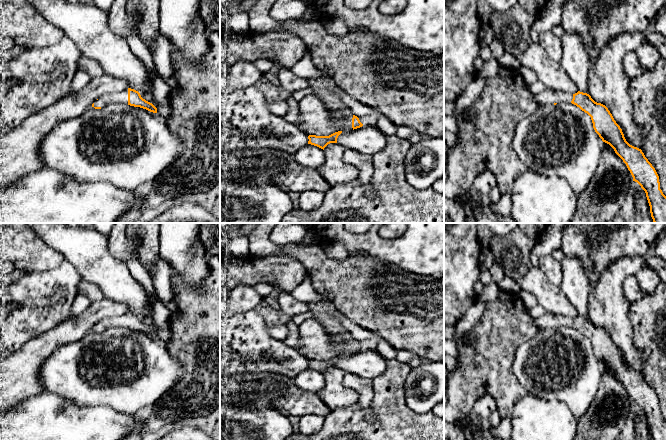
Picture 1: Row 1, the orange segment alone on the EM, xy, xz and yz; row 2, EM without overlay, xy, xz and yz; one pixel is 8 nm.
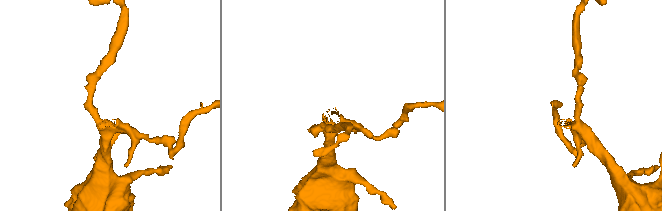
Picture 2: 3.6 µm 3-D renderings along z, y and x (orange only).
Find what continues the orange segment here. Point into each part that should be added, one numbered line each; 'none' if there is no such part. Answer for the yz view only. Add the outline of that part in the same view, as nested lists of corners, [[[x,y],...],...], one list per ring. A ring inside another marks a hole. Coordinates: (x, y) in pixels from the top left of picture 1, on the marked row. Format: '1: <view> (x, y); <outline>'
1: yz (549, 96); [[[546,88],[543,92],[533,95],[533,99],[539,104],[539,106],[554,103],[560,104],[563,102],[571,103],[573,94],[558,92],[553,89]]]

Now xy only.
1: xy (122, 97); [[[128,89],[113,94],[105,94],[94,102],[94,107],[105,107],[108,104],[120,102],[128,104]]]

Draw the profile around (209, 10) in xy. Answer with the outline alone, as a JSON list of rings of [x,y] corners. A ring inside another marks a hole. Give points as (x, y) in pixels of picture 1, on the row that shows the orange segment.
[[[201,0],[199,15],[208,33],[220,30],[220,0]]]

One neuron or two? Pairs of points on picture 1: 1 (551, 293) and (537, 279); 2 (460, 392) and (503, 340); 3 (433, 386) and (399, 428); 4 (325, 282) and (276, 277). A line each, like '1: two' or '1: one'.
1: one
2: one
3: two
4: two

